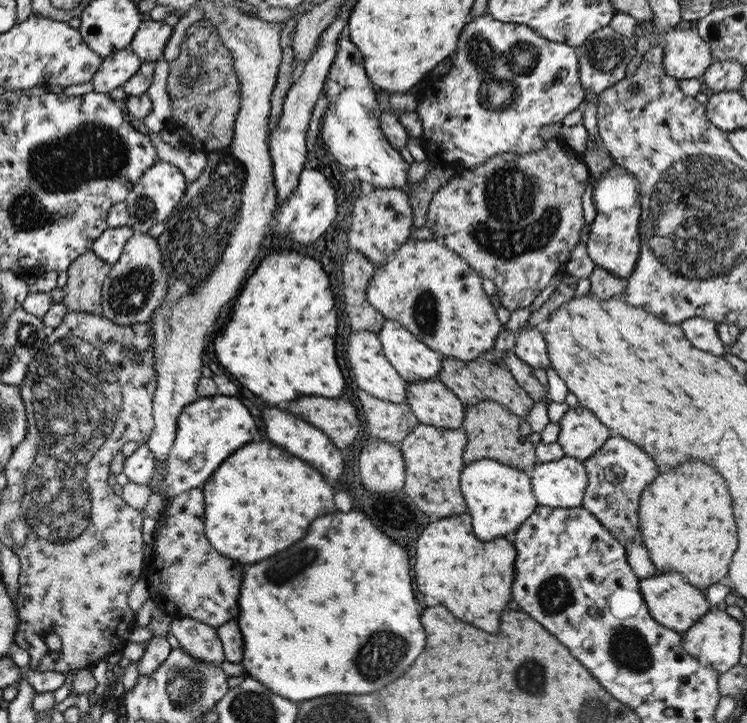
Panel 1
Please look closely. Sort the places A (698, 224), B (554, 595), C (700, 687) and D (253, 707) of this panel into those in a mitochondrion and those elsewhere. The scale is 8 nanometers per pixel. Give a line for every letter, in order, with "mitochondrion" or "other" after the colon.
A: mitochondrion
B: mitochondrion
C: other
D: mitochondrion

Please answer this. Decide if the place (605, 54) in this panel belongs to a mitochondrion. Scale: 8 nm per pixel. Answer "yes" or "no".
yes

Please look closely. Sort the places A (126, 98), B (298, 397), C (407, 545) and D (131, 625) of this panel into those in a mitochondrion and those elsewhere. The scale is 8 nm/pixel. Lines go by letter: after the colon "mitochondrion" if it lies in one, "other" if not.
A: other
B: other
C: other
D: other

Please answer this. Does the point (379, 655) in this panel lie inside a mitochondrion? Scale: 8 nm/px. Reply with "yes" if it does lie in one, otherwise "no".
yes

